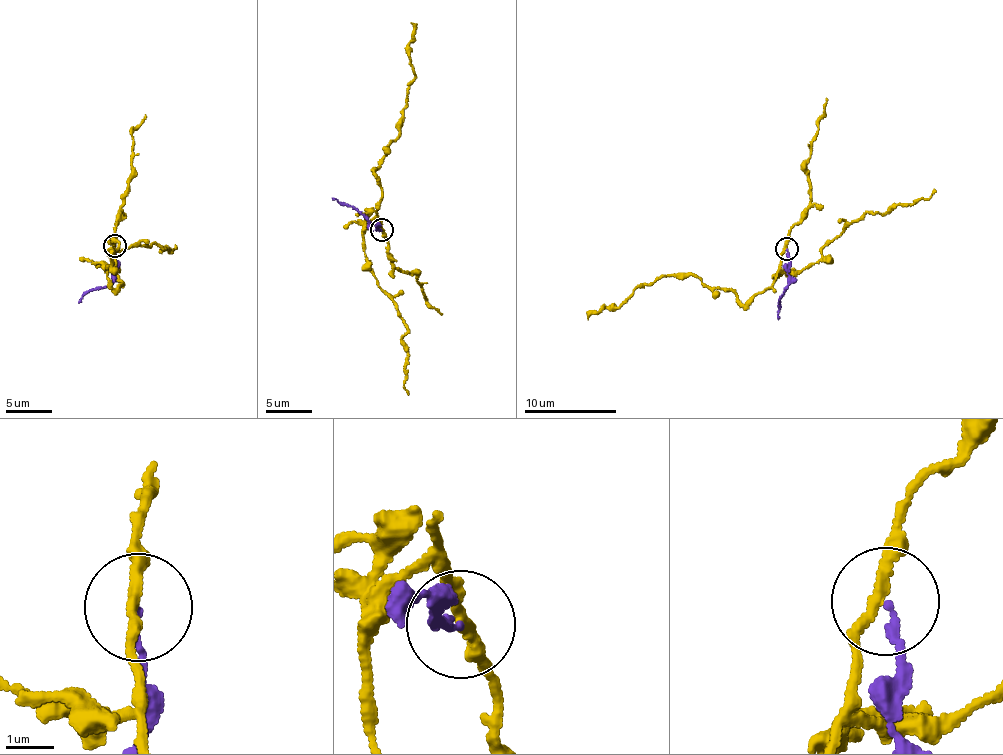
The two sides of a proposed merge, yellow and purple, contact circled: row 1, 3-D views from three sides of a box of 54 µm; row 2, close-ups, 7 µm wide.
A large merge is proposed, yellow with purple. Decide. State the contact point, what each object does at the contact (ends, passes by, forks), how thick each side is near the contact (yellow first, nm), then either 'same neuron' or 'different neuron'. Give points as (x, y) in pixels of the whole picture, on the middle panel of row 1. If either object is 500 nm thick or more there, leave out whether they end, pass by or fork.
(381, 230) | yellow passes by | purple ends | 200/130 nm | different neuron

